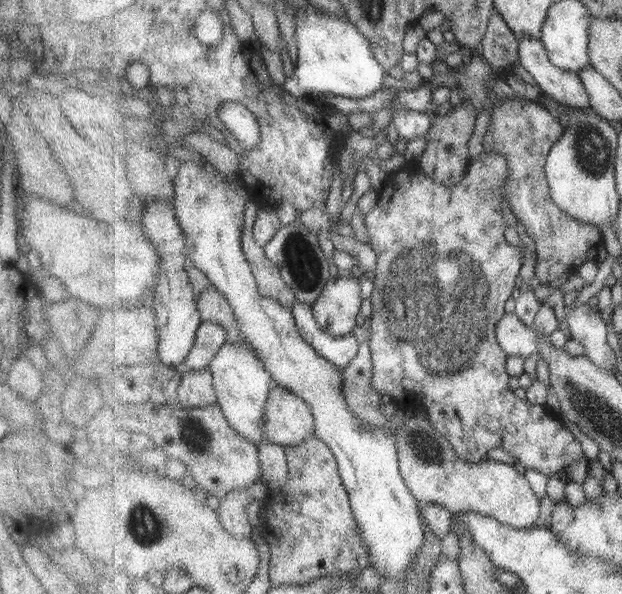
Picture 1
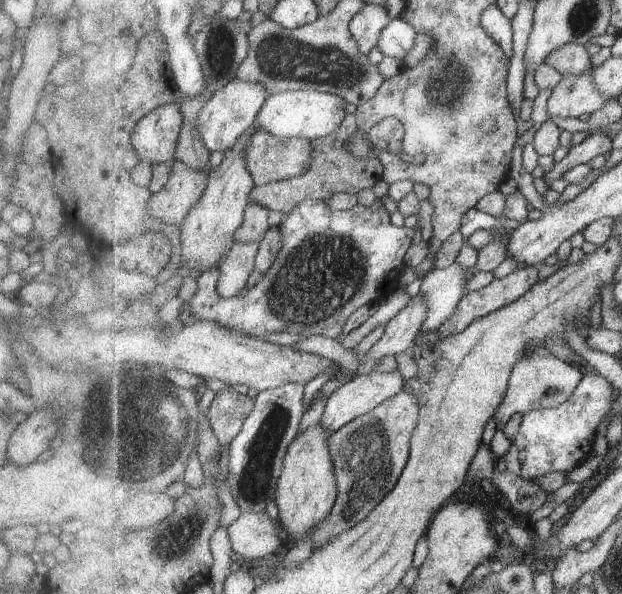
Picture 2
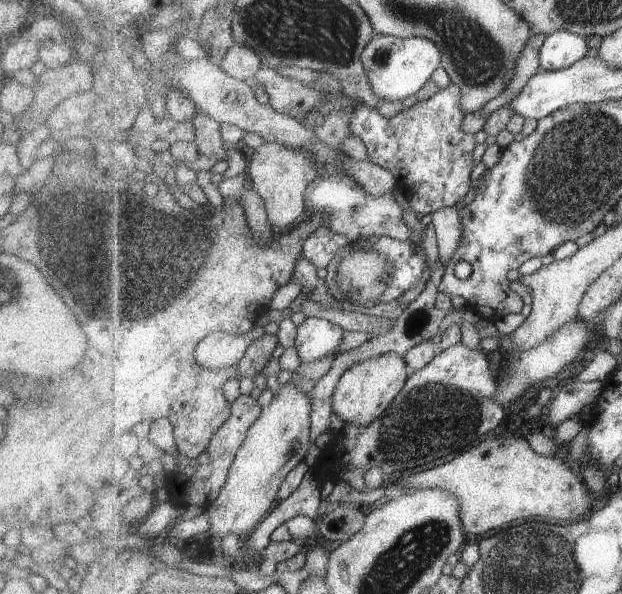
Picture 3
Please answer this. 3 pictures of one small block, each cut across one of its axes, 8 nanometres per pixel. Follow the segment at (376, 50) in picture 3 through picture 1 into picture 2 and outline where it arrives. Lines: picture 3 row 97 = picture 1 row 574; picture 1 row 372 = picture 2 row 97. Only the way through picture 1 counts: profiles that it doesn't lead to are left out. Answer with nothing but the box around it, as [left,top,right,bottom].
[256,89,348,141]

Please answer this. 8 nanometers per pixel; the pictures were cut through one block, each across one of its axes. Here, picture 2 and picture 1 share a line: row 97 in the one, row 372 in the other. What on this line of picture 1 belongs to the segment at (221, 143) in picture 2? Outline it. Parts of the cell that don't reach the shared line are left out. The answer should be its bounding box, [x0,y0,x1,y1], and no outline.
[210,342,277,444]

